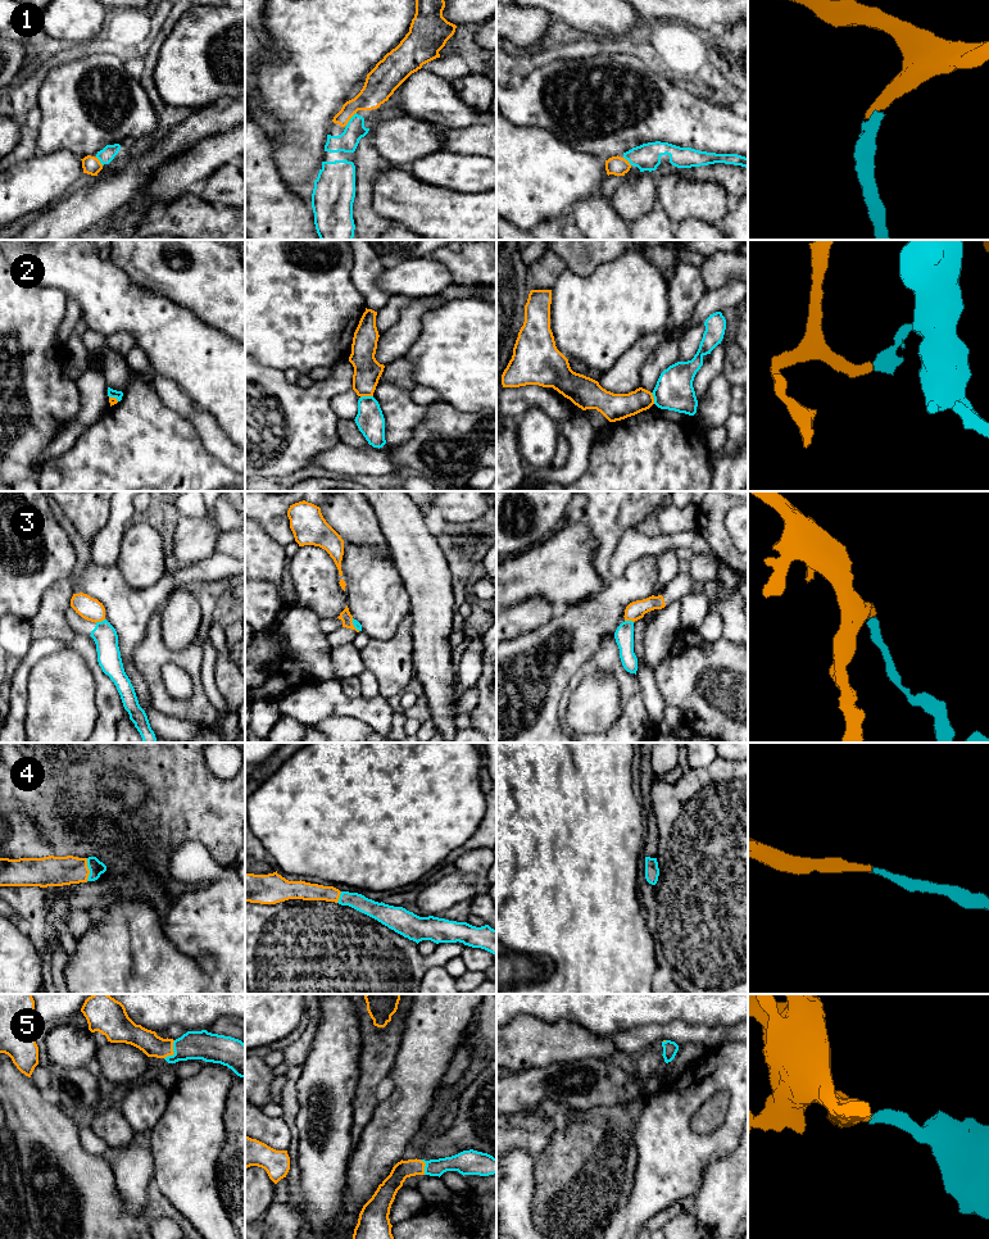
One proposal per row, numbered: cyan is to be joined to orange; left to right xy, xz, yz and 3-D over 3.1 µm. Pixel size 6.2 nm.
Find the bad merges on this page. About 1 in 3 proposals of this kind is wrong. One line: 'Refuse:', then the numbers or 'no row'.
Refuse: 2, 3

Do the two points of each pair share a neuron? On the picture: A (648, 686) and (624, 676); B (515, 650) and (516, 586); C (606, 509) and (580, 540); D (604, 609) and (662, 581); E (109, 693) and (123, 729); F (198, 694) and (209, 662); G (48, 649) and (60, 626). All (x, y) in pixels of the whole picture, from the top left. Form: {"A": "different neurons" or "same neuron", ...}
{"A": "different neurons", "B": "different neurons", "C": "different neurons", "D": "different neurons", "E": "different neurons", "F": "different neurons", "G": "different neurons"}

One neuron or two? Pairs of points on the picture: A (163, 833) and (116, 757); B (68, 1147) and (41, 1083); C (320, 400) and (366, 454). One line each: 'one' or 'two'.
A: one
B: two
C: two

